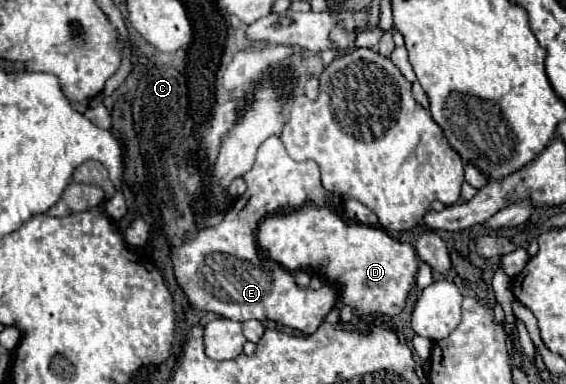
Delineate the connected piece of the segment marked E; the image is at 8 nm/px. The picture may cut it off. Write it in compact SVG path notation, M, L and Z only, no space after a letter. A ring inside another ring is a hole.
M269 136L257 150L257 158L249 174L245 174L247 190L237 208L229 210L221 224L201 228L179 244L171 246L171 260L175 280L183 288L191 306L225 316L229 320L275 320L283 326L313 334L323 318L333 310L337 302L337 290L331 284L323 284L319 290L301 288L295 284L291 272L283 270L277 262L261 256L255 230L259 222L273 214L295 210L307 202L329 206L325 202L325 188L319 180L319 166L313 160L295 162L287 152L279 136Z

